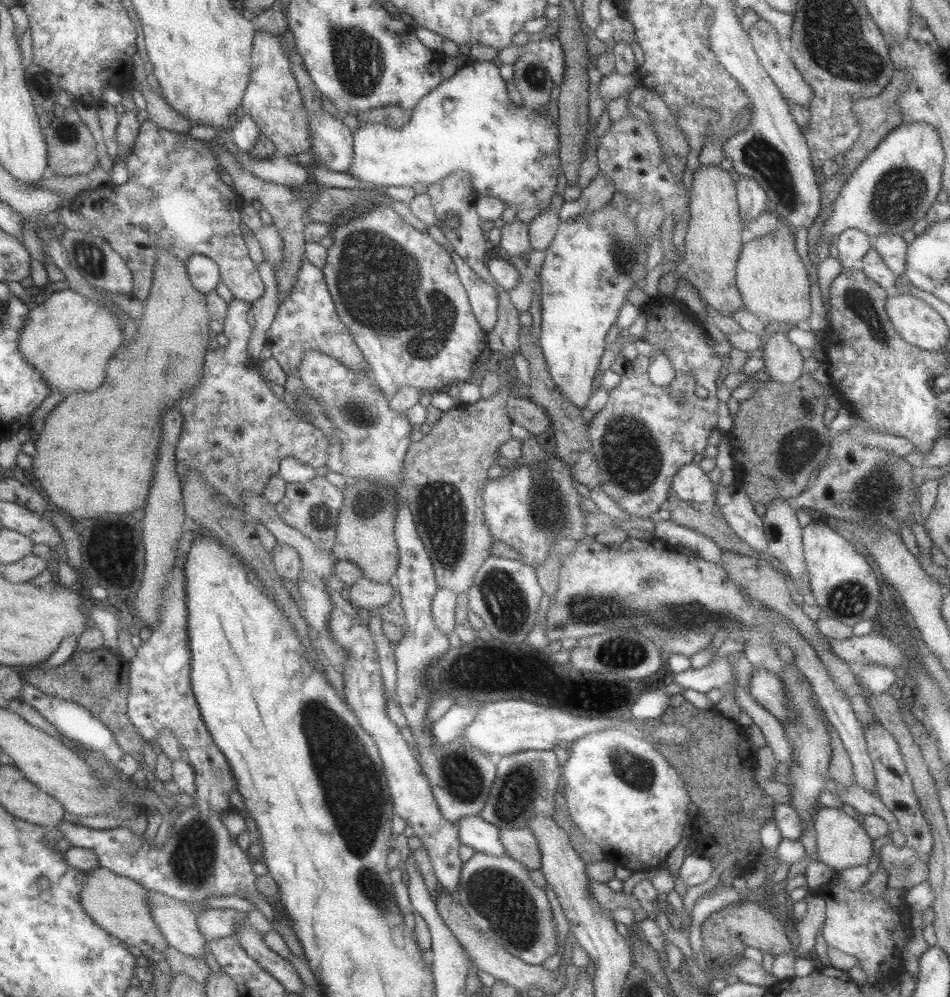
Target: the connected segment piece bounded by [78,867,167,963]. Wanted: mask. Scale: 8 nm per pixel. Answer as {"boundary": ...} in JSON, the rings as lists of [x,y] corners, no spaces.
{"boundary":[[[97,867],[84,871],[85,882],[78,892],[82,911],[93,919],[107,934],[118,938],[126,945],[136,946],[149,963],[164,958],[167,946],[164,936],[155,926],[146,901],[146,889],[131,878],[115,874],[105,868]]]}

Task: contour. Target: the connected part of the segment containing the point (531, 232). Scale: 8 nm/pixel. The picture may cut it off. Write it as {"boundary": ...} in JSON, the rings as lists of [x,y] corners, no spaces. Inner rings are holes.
{"boundary":[[[556,193],[551,196],[549,210],[537,214],[528,222],[528,239],[531,250],[545,250],[556,233],[560,220],[559,208],[564,200]]]}

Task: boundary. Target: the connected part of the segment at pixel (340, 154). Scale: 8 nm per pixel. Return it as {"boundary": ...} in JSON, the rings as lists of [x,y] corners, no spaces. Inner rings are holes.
{"boundary":[[[324,112],[308,117],[312,150],[329,170],[347,173],[353,158],[352,133],[343,122]]]}

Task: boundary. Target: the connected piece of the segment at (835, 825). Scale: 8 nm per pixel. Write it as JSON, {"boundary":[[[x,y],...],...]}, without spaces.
{"boundary":[[[819,806],[813,814],[813,830],[815,831],[815,858],[830,866],[836,872],[849,869],[851,866],[867,864],[872,854],[872,838],[857,820],[847,816],[839,807]]]}

